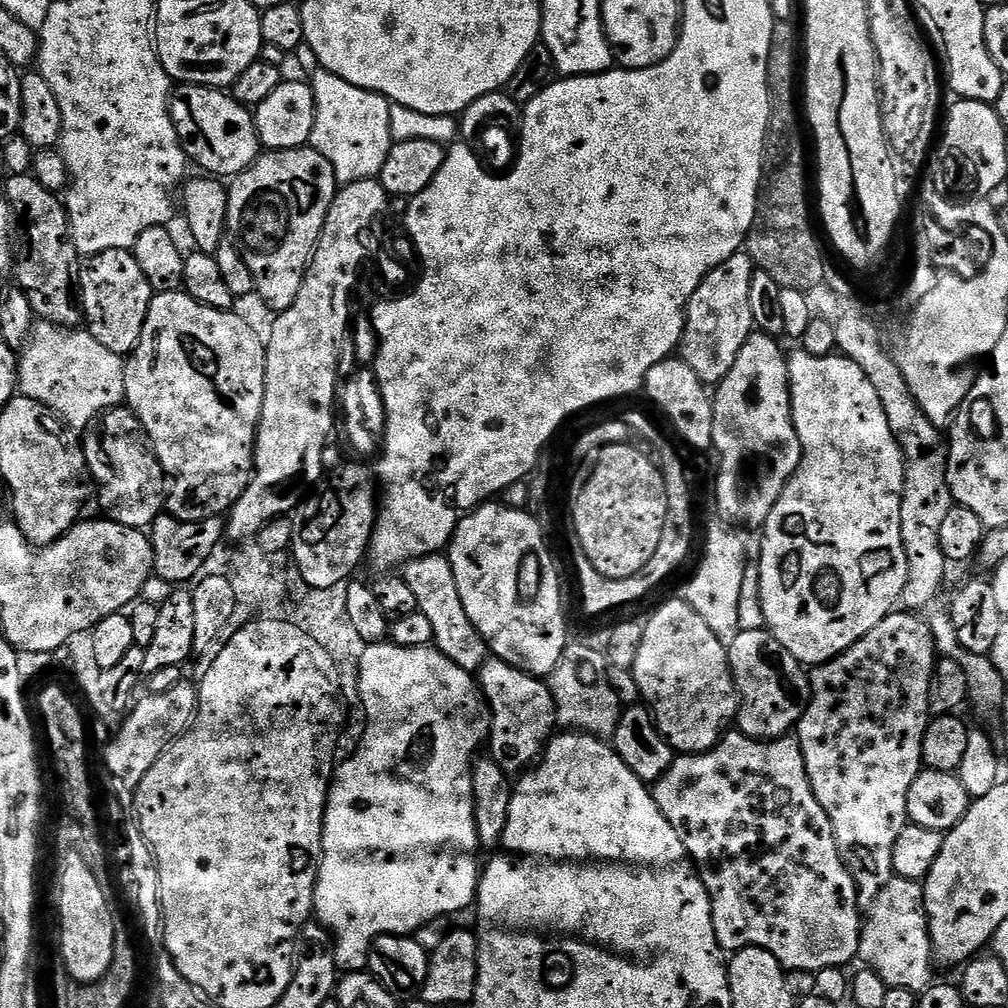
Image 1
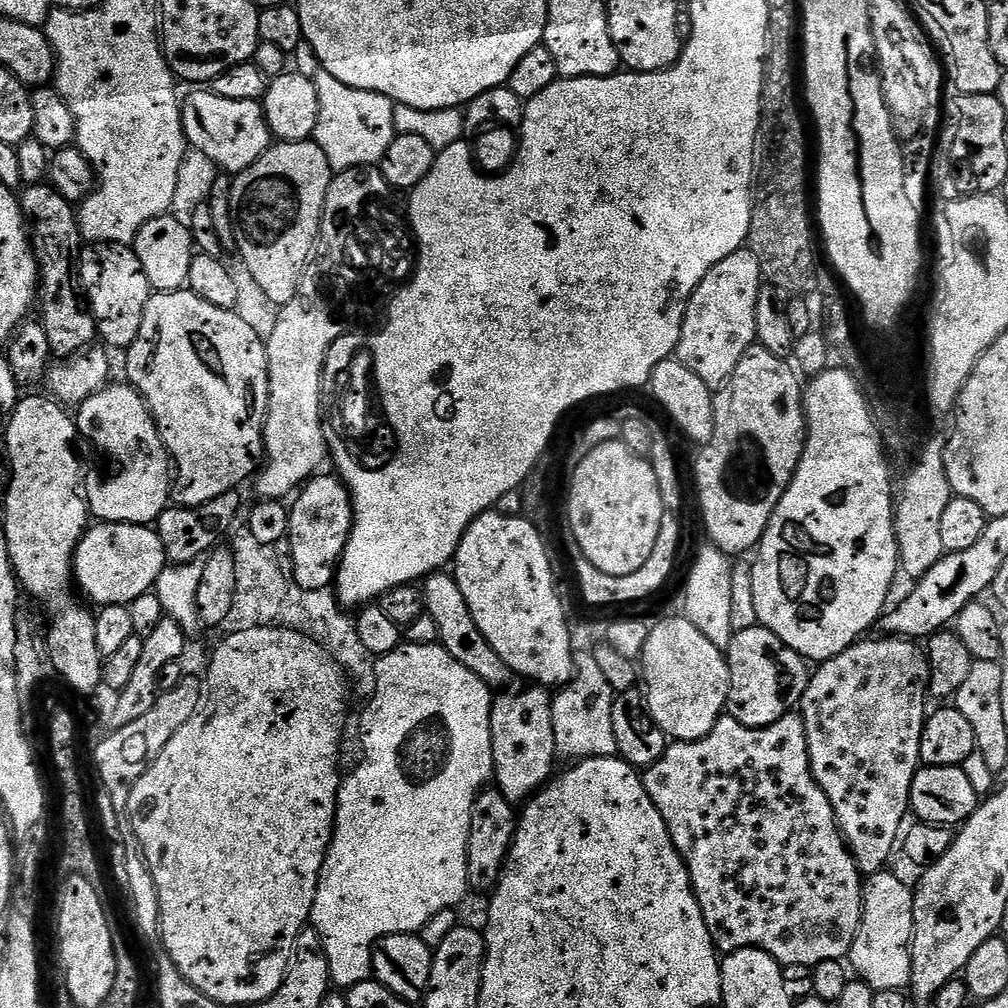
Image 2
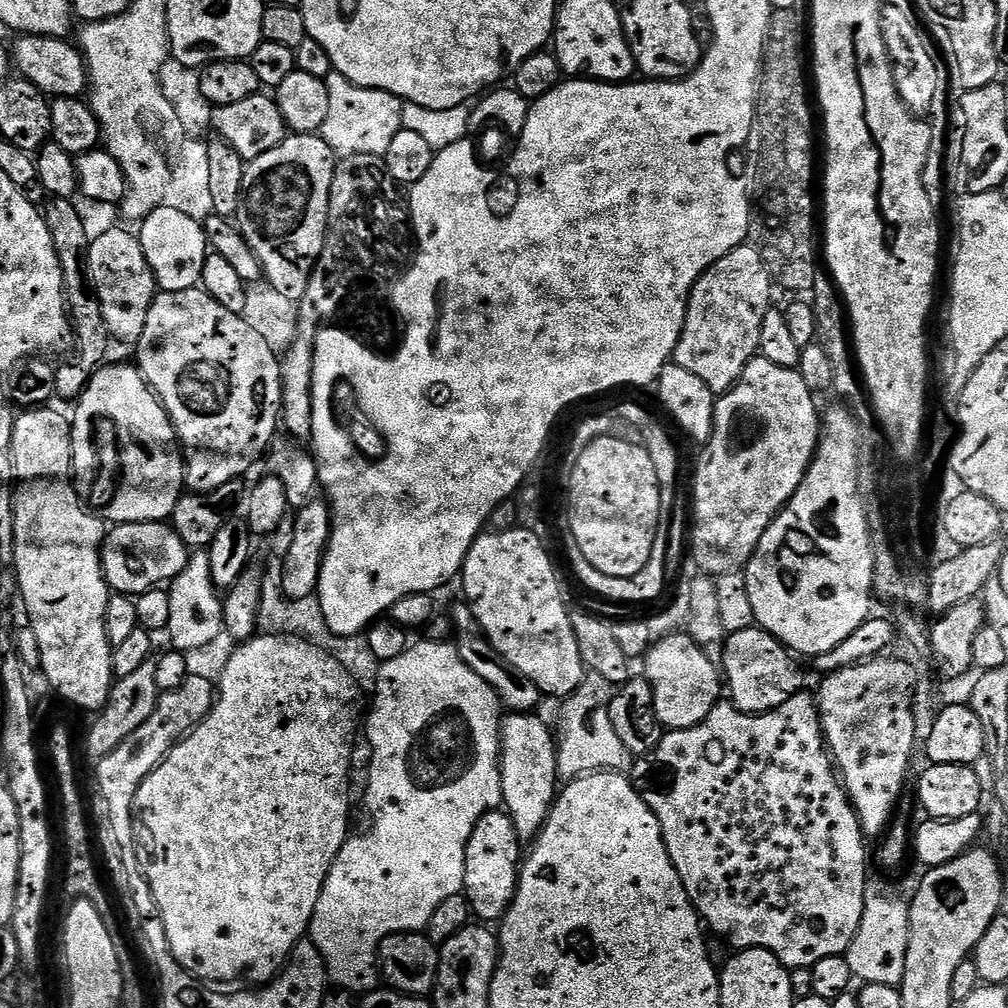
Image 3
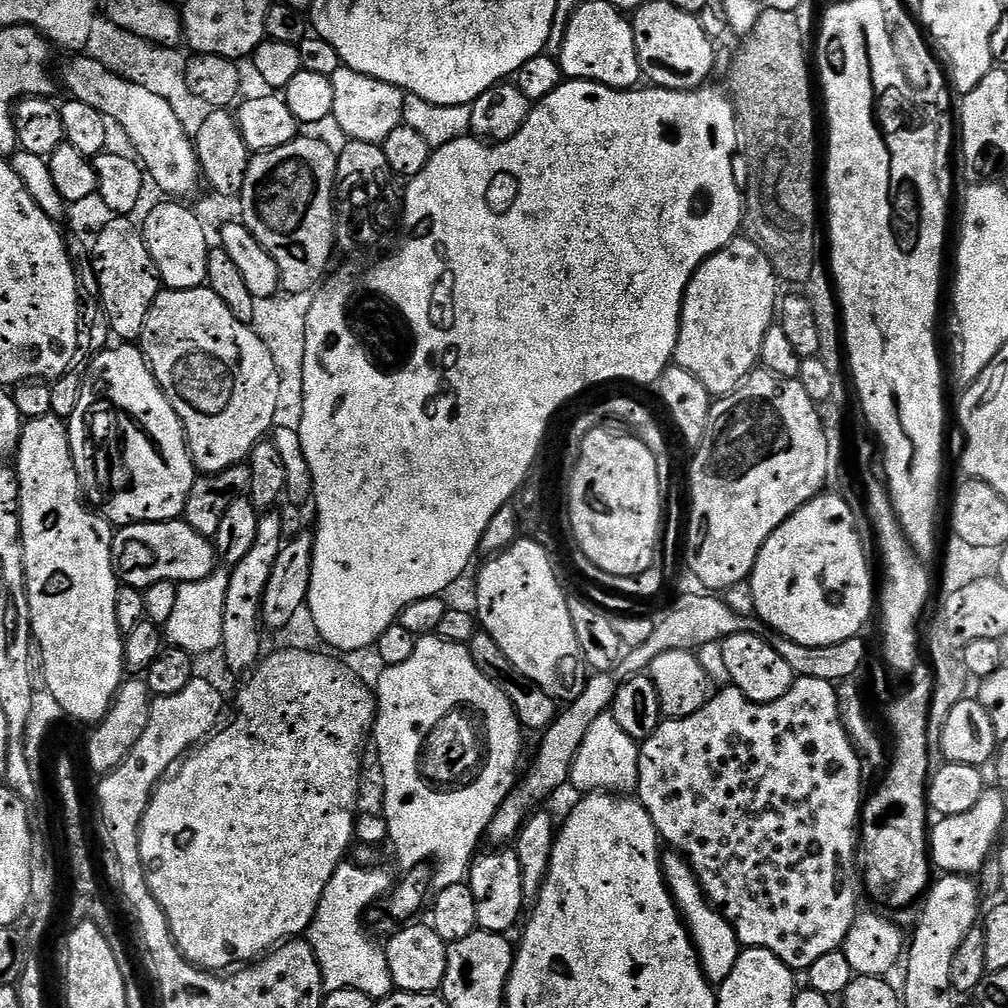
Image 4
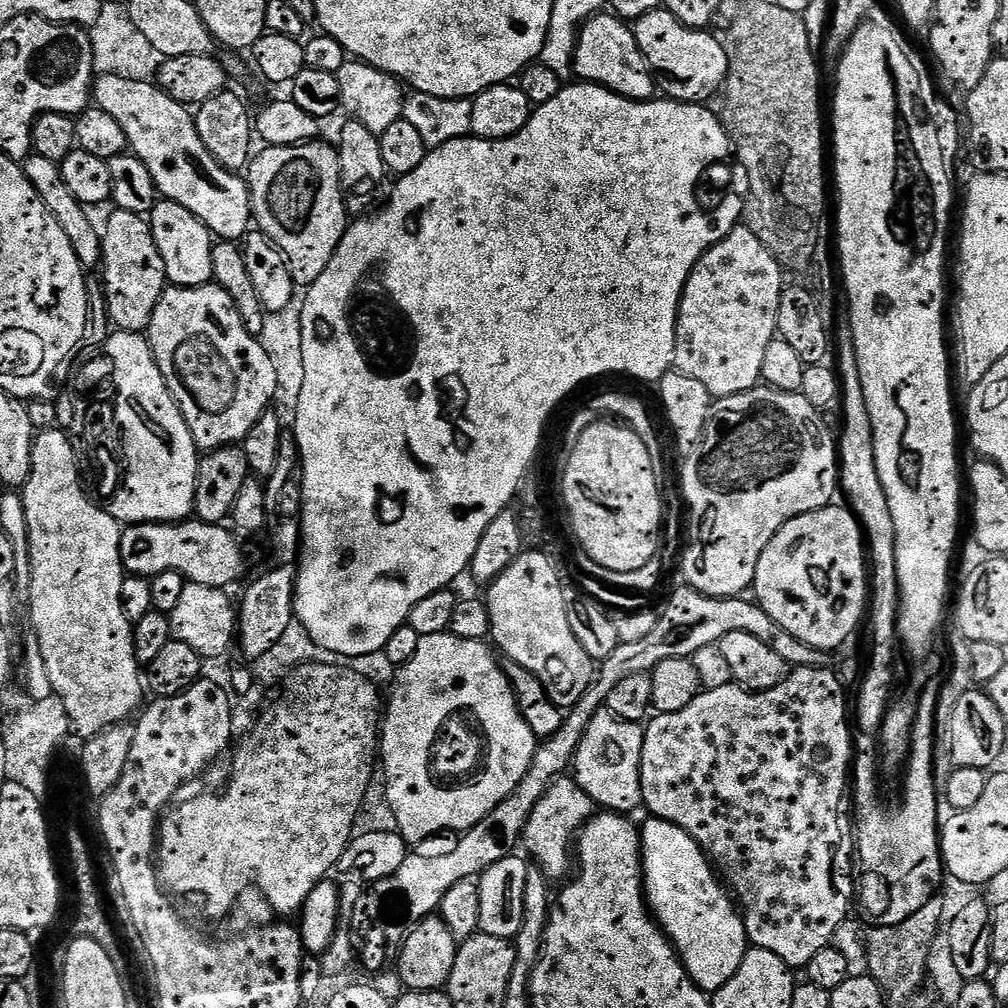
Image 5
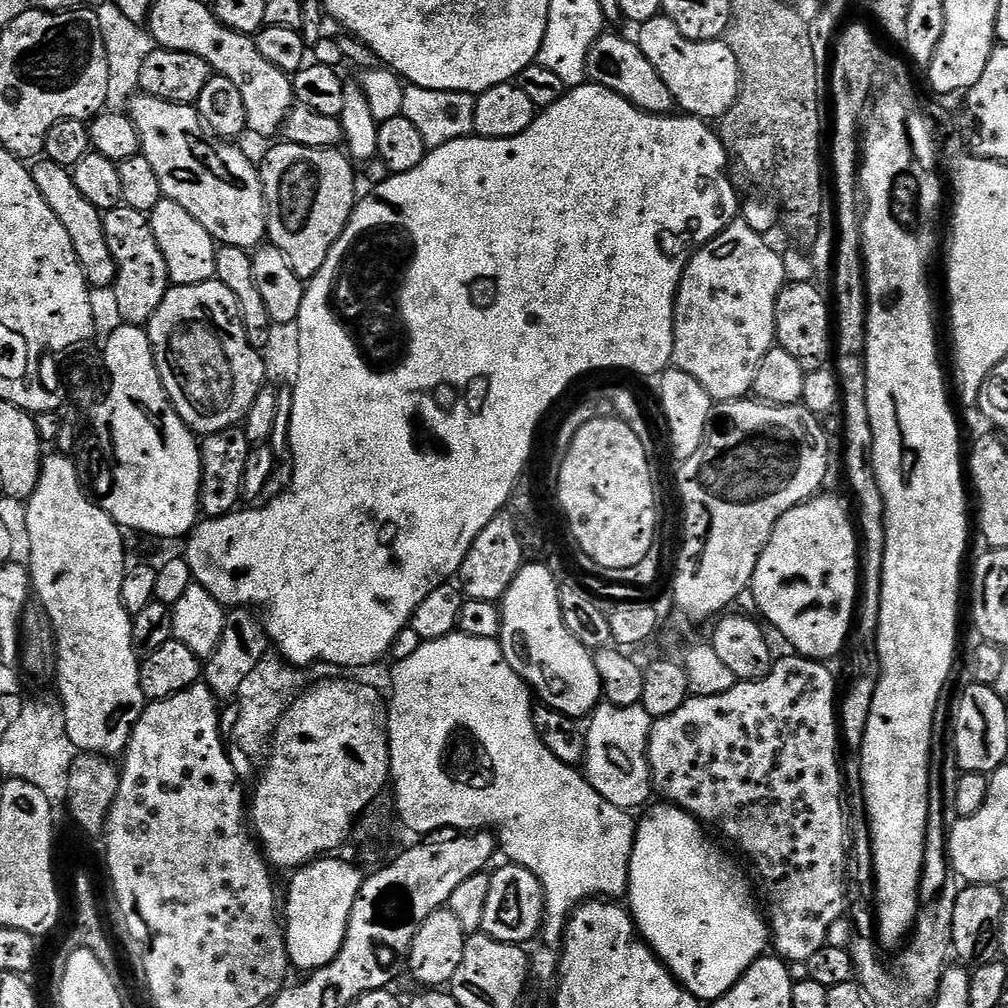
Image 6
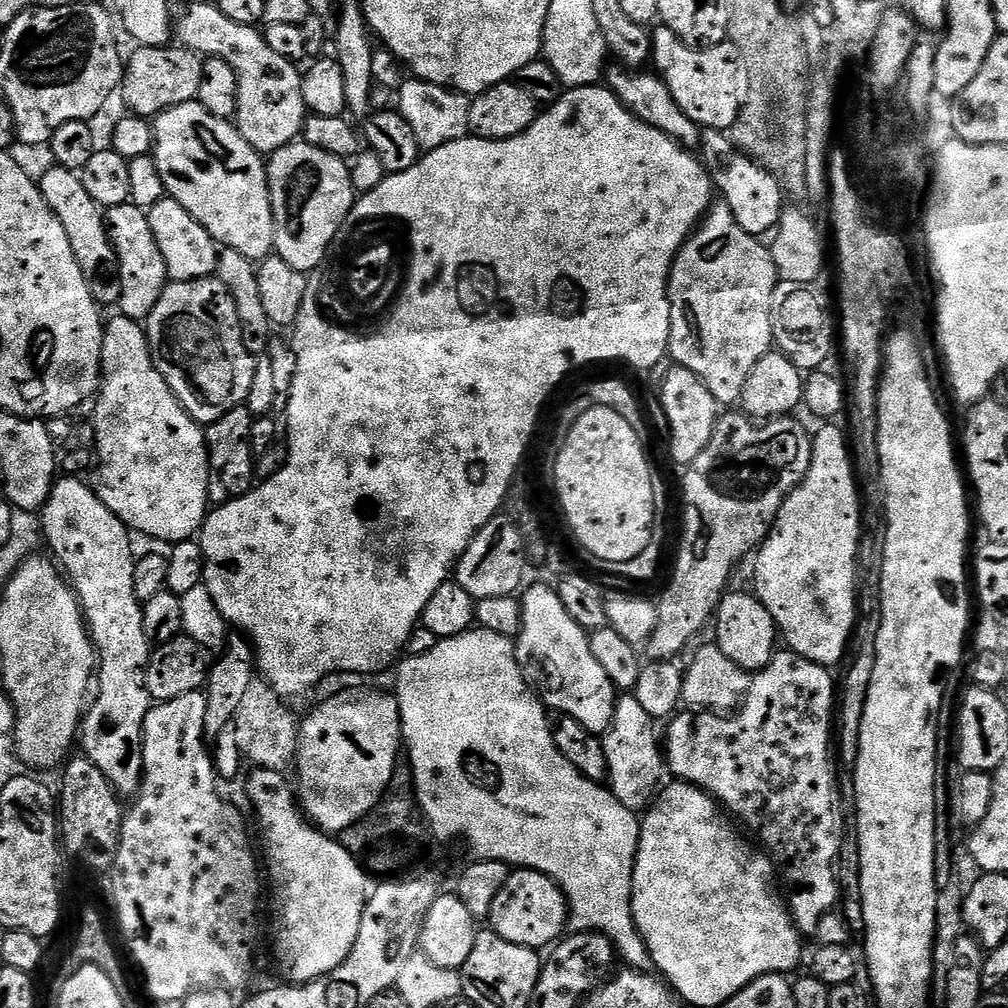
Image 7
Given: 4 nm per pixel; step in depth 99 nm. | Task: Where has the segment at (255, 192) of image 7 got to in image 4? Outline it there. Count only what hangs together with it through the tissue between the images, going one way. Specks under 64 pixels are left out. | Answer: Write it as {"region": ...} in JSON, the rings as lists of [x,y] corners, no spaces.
{"region":[[[76,54],[68,59],[72,60],[64,64],[62,88],[68,91],[67,95],[71,99],[86,102],[86,106],[94,106],[94,110],[98,110],[115,127],[117,124],[128,135],[133,148],[131,151],[138,157],[147,179],[151,183],[153,180],[162,191],[176,195],[173,196],[176,198],[184,198],[180,196],[194,191],[196,183],[201,183],[202,180],[196,146],[193,137],[188,136],[178,122],[167,98],[147,83],[128,80],[111,72],[102,62],[87,54]]]}

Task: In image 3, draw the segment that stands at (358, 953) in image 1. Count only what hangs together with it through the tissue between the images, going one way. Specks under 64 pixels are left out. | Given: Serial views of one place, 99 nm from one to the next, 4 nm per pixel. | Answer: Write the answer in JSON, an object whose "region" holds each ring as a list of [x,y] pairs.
{"region":[[[425,639],[423,643],[413,643],[398,658],[381,663],[376,691],[371,697],[371,700],[373,699],[372,713],[369,716],[367,713],[366,716],[368,744],[372,747],[372,765],[368,768],[368,789],[364,792],[364,804],[372,815],[372,833],[369,836],[349,835],[338,858],[334,858],[332,868],[322,886],[322,894],[318,894],[318,906],[314,906],[310,925],[310,938],[322,954],[331,983],[353,994],[367,994],[377,987],[378,953],[380,943],[385,938],[393,936],[396,932],[419,932],[427,929],[430,918],[434,918],[434,910],[438,910],[438,906],[442,906],[446,898],[461,895],[466,870],[466,846],[470,842],[470,834],[485,814],[499,809],[502,804],[500,799],[502,794],[500,781],[502,705],[496,697],[496,691],[486,686],[486,682],[482,682],[482,678],[478,678],[478,674],[474,674],[474,670],[470,670],[466,662],[462,662],[455,643],[430,639]]]}

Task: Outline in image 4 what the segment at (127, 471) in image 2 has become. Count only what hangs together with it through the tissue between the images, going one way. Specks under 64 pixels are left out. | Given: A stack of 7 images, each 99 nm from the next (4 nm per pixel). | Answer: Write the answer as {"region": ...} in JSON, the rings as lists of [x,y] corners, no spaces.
{"region":[[[120,342],[115,346],[117,348],[109,347],[101,351],[95,360],[99,364],[108,364],[108,382],[112,388],[112,396],[120,408],[124,408],[124,432],[128,432],[128,468],[132,468],[132,480],[136,480],[136,484],[132,484],[132,492],[124,492],[124,496],[120,496],[120,500],[116,500],[112,508],[108,508],[108,512],[112,512],[108,523],[123,526],[133,522],[160,524],[164,520],[179,520],[183,517],[186,498],[198,475],[198,469],[192,463],[192,455],[188,453],[188,437],[184,434],[184,423],[178,418],[174,406],[170,406],[164,391],[160,389],[143,351],[132,342]]]}

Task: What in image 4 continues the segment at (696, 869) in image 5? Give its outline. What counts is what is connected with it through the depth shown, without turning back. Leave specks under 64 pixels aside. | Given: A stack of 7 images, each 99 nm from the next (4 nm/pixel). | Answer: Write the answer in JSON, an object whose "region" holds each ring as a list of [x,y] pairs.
{"region":[[[668,854],[663,857],[664,883],[668,885],[668,891],[676,902],[680,914],[696,946],[696,955],[700,957],[700,966],[704,969],[708,983],[719,986],[734,970],[734,962],[740,957],[742,945],[736,936],[736,932],[730,926],[730,922],[721,912],[716,911],[708,902],[707,896],[700,890],[700,884],[692,872],[692,866],[685,857],[679,854]]]}

